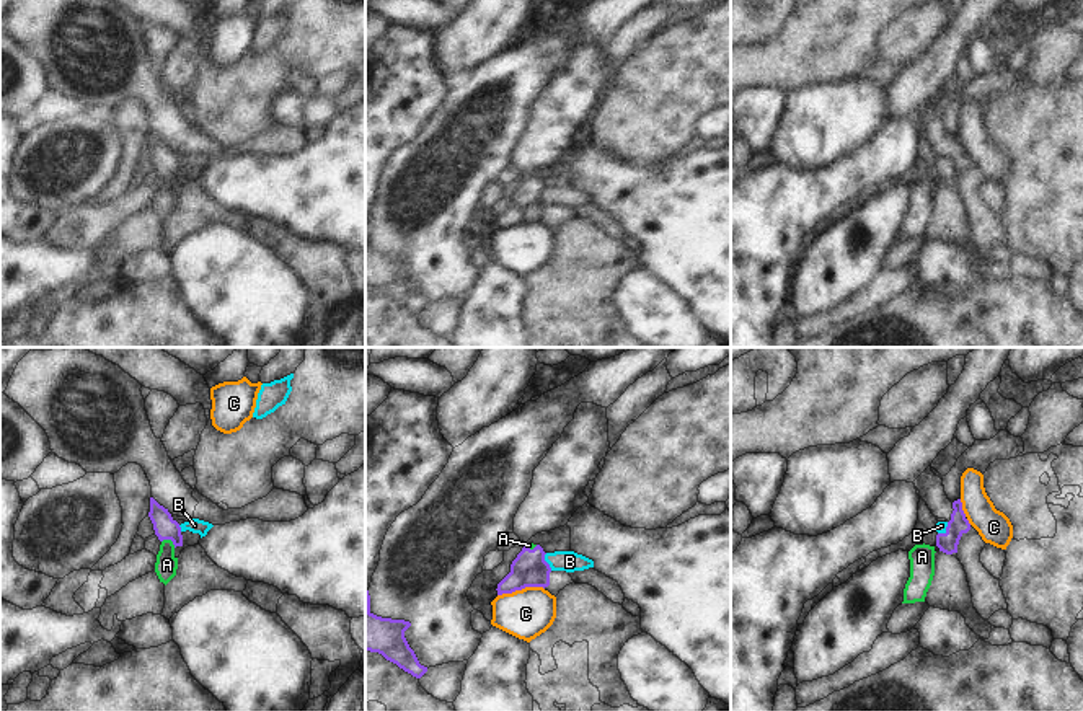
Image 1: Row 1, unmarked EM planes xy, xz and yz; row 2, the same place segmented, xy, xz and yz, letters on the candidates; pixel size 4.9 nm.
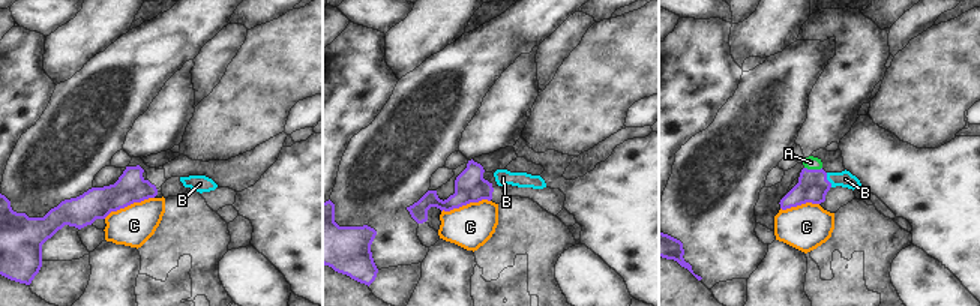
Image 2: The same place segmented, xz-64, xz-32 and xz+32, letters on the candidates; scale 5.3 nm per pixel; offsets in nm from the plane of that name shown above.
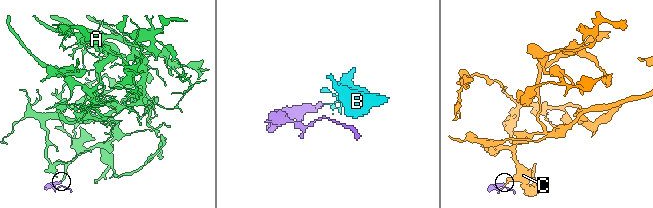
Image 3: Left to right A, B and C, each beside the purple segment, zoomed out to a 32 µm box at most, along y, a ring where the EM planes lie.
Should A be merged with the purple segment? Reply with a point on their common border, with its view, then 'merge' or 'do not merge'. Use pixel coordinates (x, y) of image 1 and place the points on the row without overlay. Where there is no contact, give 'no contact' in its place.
meets purple in xy at (170, 173); merge

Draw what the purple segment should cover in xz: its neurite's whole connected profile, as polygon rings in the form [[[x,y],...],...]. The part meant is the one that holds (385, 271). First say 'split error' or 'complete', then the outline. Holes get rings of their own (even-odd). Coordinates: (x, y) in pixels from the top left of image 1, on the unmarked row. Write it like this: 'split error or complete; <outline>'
complete; [[[365,225],[365,285],[378,287],[404,307],[421,313],[427,302],[421,300],[409,282],[404,266],[411,261],[404,254],[382,253],[370,246],[370,230]]]

